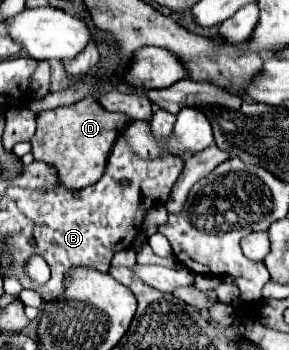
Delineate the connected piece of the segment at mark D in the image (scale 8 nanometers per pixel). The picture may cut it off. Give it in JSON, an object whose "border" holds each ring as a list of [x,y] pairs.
{"border":[[[84,97],[68,107],[56,107],[38,115],[36,135],[30,139],[32,155],[36,161],[44,161],[56,167],[60,183],[68,189],[82,189],[94,185],[106,169],[112,145],[120,137],[128,123],[124,113],[108,113],[92,97]]]}

